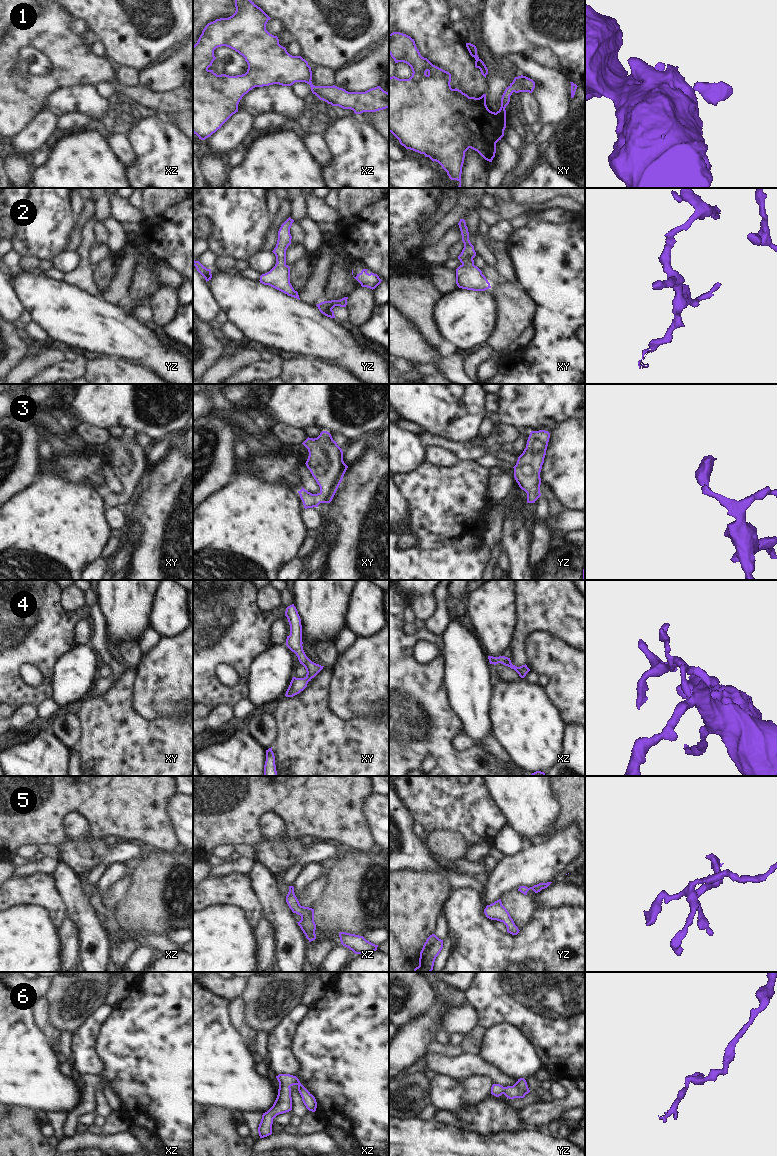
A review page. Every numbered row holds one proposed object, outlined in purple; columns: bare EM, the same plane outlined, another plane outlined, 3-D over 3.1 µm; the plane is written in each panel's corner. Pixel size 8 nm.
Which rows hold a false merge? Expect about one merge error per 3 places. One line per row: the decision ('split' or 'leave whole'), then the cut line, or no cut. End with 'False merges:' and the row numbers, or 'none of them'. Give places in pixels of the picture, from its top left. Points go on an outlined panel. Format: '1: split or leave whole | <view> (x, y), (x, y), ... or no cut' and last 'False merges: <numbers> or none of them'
1: leave whole | no cut
2: leave whole | no cut
3: leave whole | no cut
4: leave whole | no cut
5: leave whole | no cut
6: leave whole | no cut
False merges: none of them

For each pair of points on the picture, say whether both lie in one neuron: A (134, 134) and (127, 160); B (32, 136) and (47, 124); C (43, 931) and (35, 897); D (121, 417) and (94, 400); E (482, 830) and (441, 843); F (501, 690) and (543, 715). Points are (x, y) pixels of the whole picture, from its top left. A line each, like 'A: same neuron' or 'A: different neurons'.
A: different neurons
B: same neuron
C: different neurons
D: same neuron
E: different neurons
F: same neuron

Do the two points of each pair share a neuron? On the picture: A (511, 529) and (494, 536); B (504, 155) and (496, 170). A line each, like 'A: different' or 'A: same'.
A: different
B: same

